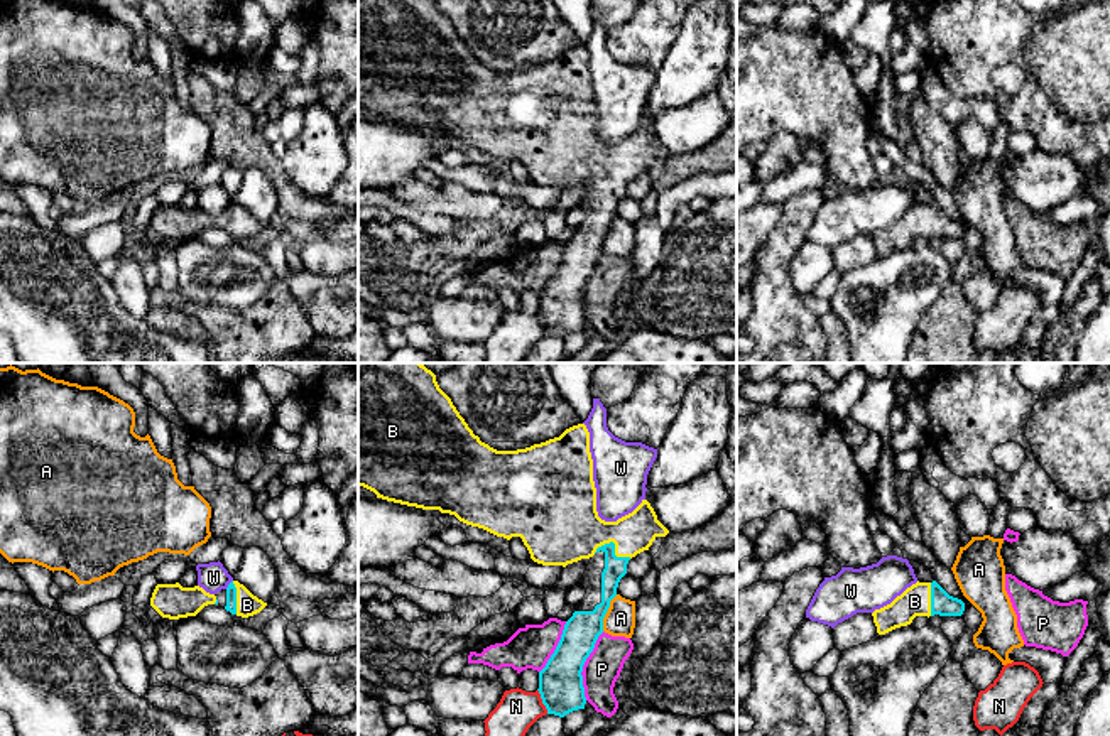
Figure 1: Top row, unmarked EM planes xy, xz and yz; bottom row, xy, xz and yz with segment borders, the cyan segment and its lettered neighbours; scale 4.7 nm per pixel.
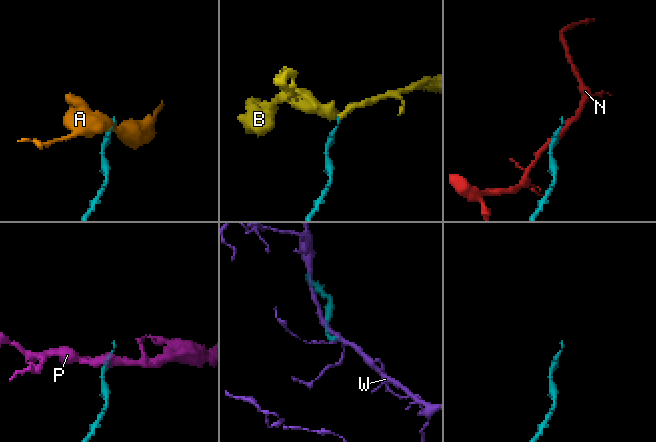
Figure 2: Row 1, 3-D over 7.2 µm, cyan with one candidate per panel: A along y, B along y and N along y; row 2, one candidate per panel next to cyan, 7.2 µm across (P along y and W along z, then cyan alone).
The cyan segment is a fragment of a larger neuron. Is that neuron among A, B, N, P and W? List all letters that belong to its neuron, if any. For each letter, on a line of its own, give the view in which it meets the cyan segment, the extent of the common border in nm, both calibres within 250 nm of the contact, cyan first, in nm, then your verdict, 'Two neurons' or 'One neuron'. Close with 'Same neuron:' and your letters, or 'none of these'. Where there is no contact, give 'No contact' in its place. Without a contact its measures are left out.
A: Touches cyan in xz. Shared border 190 nm. Thickness 170 nm (cyan) against 140 nm. Two neurons
B: Touches cyan in xz. Shared border 190 nm. Thickness 110 nm (cyan) against 320 nm. One neuron
N: Touches cyan in xz. Shared border 130 nm. Thickness 220 nm (cyan) against 190 nm. Two neurons
P: Touches cyan in xz. Shared border 340 nm. Thickness 220 nm (cyan) against 170 nm. Two neurons
W: Touches cyan in xy. Shared border 60 nm. Thickness 50 nm (cyan) against 140 nm. Two neurons
Same neuron: B

